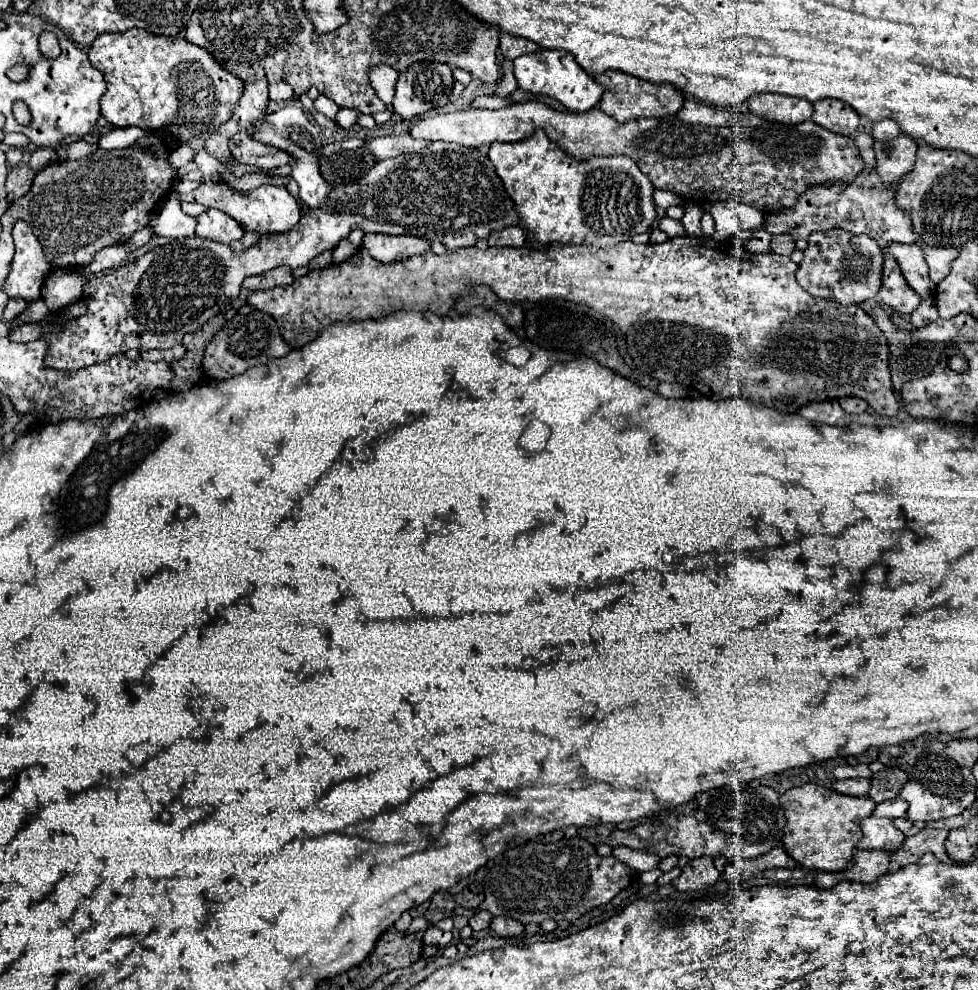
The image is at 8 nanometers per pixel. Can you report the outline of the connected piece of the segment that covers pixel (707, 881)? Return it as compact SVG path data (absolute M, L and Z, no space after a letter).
M704 856L704 858L690 860L682 868L682 874L672 882L672 886L676 890L682 890L682 892L702 890L702 888L708 888L708 886L716 884L718 878L720 878L720 872L714 868L712 858Z

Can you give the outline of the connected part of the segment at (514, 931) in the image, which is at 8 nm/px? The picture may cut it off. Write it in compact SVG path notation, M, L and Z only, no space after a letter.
M494 918L492 924L490 924L490 930L498 936L520 936L524 932L524 926L518 922L518 920L512 920L512 918Z

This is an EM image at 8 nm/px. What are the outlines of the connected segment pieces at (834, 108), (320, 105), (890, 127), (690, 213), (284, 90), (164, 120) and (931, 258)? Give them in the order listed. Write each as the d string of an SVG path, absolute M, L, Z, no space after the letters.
M818 100L814 104L812 120L822 128L828 128L832 132L840 132L846 136L854 134L860 126L860 116L856 114L856 110L840 100Z
M318 96L318 100L314 102L314 108L316 108L320 114L324 114L326 118L330 118L330 120L336 120L336 114L338 114L338 110L340 110L340 106L338 106L334 100L326 98L326 96Z
M884 120L884 122L872 126L872 136L882 142L892 140L892 138L900 136L900 128L896 128L896 124L892 124L892 120Z
M694 204L686 206L686 214L684 214L684 218L680 222L684 224L684 228L686 228L686 232L690 236L702 236L702 226L700 226L700 216L702 214L704 214L702 208L698 208Z
M278 82L278 84L270 84L270 98L276 100L276 102L286 102L292 98L292 88L284 82Z
M130 28L126 32L108 32L100 34L92 42L88 58L104 74L107 84L106 92L100 98L100 112L110 124L120 128L140 126L146 130L160 130L168 124L176 124L196 128L202 136L210 136L232 118L234 108L244 92L244 84L240 80L220 68L220 64L204 48L186 42L182 36L156 36L138 28Z
M924 248L928 258L929 276L934 284L938 284L944 274L948 274L948 264L956 258L956 248Z

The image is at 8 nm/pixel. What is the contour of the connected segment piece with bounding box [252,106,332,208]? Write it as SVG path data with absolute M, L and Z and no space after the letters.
M284 106L278 112L266 114L264 124L260 128L254 128L252 138L260 140L262 144L270 144L270 146L276 146L280 150L286 150L286 152L290 152L294 156L292 178L300 186L300 198L310 208L320 208L326 202L332 186L320 176L320 170L318 170L318 156L320 156L320 148L322 148L320 128L300 106Z

